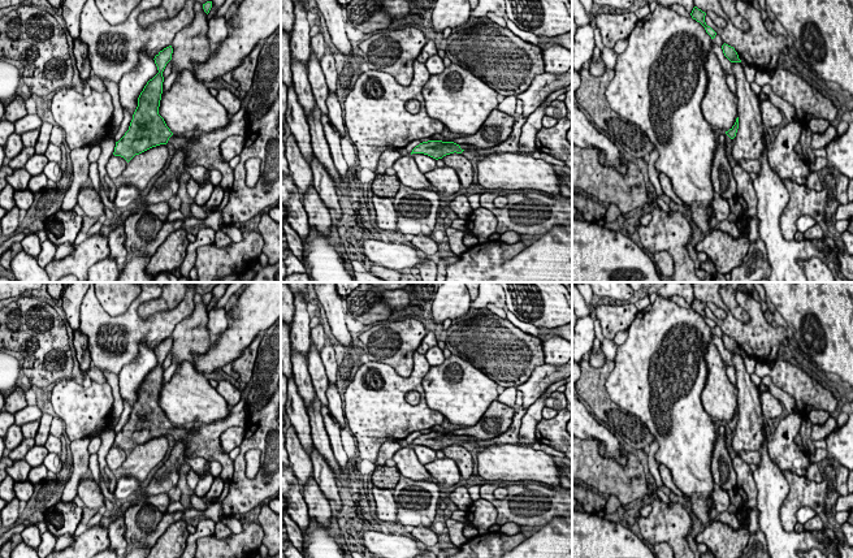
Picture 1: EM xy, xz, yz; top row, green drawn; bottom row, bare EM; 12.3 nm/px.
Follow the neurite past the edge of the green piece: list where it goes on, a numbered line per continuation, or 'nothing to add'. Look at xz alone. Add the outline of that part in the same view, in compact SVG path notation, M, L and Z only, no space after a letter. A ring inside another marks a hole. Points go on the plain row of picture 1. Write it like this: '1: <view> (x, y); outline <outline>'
1: xz (511, 436); outline M523 406L518 407L514 414L510 429L507 432L505 432L503 434L501 434L499 437L495 437L492 440L476 440L471 436L460 436L460 440L464 442L471 441L475 445L475 447L490 446L490 445L518 444L519 432L520 432L523 416L525 415L525 412L527 412L527 408L524 408Z

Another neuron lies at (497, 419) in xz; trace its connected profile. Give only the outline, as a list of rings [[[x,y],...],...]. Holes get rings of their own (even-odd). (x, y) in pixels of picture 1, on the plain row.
[[[494,401],[476,425],[451,432],[445,429],[442,425],[434,425],[429,429],[429,432],[454,433],[459,437],[471,436],[476,440],[492,440],[510,429],[515,411],[516,408]]]

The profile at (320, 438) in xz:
[[[316,395],[311,406],[307,408],[311,424],[311,434],[313,446],[325,458],[328,464],[333,468],[334,476],[338,483],[339,477],[339,464],[334,458],[328,433],[324,427],[324,420],[321,415],[321,402]]]

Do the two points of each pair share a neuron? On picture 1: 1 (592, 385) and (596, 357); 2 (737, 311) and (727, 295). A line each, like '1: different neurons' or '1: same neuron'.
1: different neurons
2: same neuron

